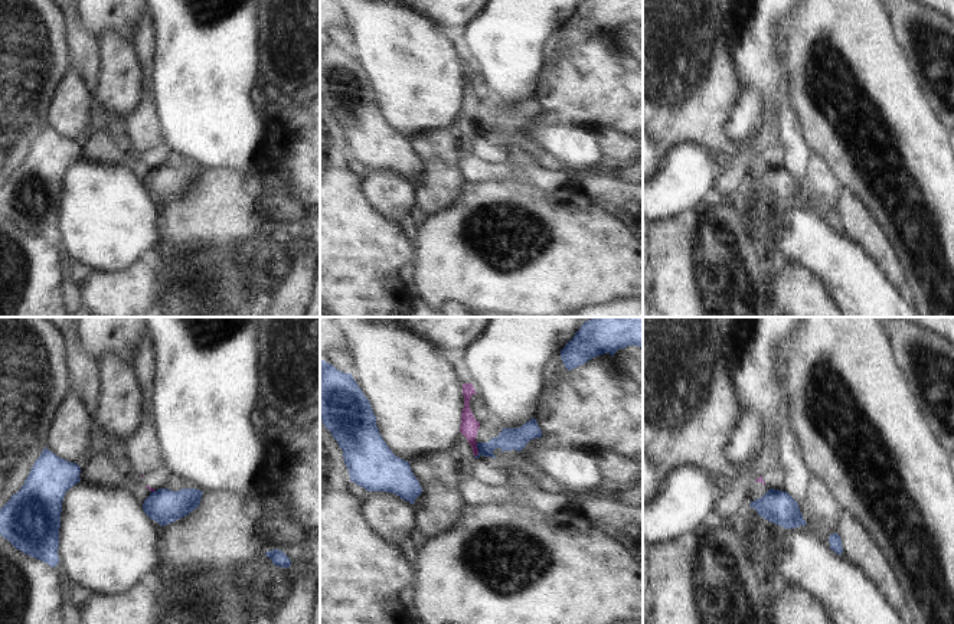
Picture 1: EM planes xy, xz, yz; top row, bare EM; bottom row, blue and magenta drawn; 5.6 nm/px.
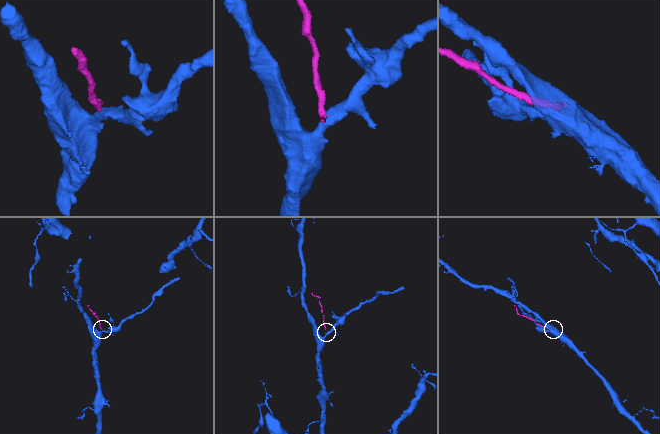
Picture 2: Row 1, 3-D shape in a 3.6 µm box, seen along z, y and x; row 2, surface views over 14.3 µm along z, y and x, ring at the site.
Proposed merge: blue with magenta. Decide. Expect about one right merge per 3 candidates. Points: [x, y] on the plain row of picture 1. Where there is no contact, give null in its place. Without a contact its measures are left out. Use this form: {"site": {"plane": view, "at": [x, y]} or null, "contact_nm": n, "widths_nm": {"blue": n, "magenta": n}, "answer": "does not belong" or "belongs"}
{"site": {"plane": "xz", "at": [479, 127]}, "contact_nm": 90, "widths_nm": {"blue": 130, "magenta": 100}, "answer": "does not belong"}

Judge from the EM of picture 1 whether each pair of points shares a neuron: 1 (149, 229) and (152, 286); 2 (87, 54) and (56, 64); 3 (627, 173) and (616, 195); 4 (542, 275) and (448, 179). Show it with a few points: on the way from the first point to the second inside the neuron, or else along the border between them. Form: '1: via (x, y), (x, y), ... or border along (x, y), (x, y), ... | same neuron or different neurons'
1: border along (139, 258), (121, 271), (107, 273) | different neurons
2: border along (64, 26), (71, 62) | different neurons
3: border along (613, 175), (627, 182) | different neurons
4: border along (466, 180), (460, 193), (435, 214) | different neurons

